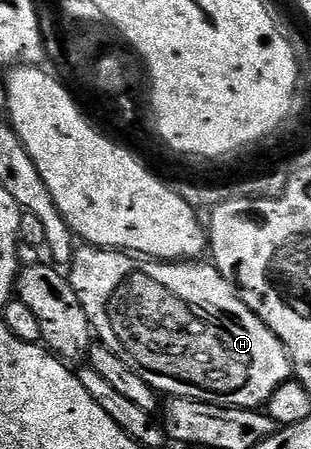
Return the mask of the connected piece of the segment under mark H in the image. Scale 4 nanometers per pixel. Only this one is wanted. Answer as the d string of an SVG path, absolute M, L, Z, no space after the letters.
M84 244L77 249L76 255L72 257L70 281L90 320L95 337L106 348L110 348L110 352L114 352L114 356L118 356L118 360L122 360L122 364L126 364L126 368L134 368L134 372L138 372L138 376L142 376L142 380L146 380L146 384L150 384L153 390L161 395L174 398L193 398L215 406L235 406L237 410L256 410L267 404L270 396L283 382L289 381L293 377L292 361L288 358L282 340L278 340L278 336L274 336L274 332L270 332L270 328L266 328L266 324L262 324L260 317L254 312L250 312L250 308L246 308L235 285L229 279L224 278L219 270L207 261L153 260L147 256L137 256L123 250L110 250Z

